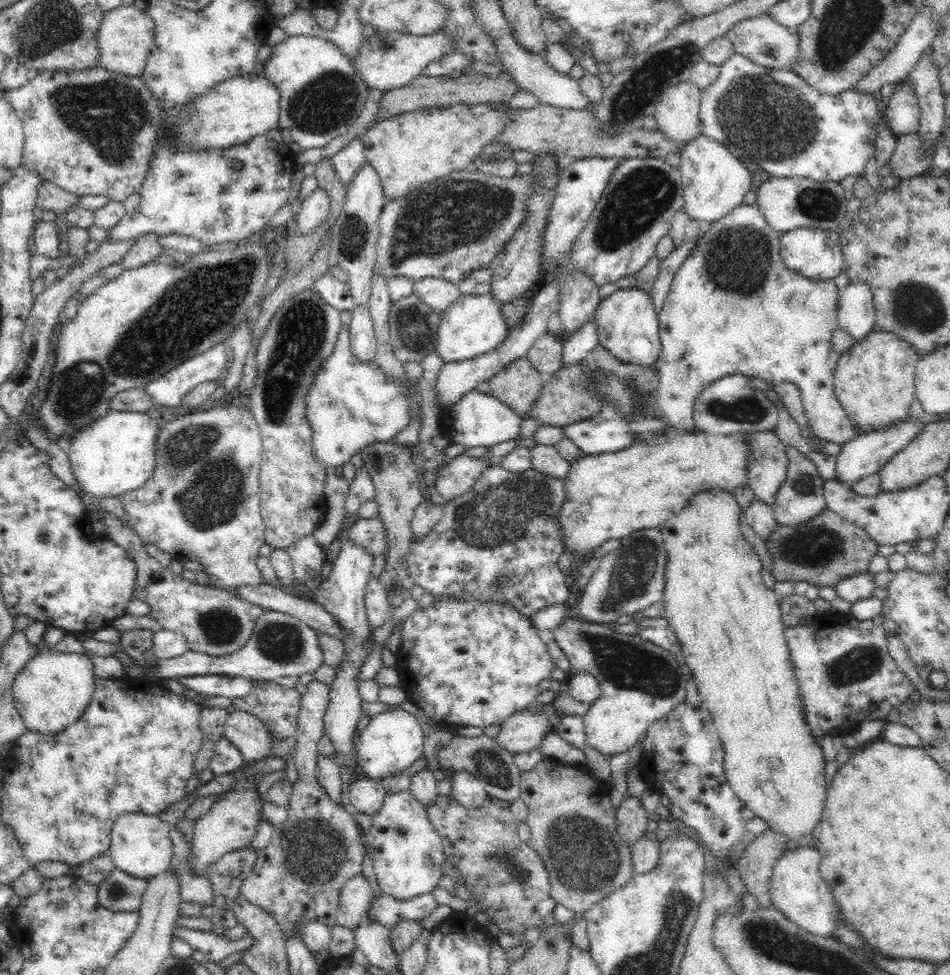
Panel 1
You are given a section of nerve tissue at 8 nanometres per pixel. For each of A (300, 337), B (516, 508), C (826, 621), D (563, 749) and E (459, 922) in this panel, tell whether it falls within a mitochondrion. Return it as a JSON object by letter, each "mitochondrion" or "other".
{"A":"mitochondrion","B":"mitochondrion","C":"other","D":"other","E":"other"}

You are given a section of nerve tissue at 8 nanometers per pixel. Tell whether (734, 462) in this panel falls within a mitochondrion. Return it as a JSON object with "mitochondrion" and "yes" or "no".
{"mitochondrion":"no"}

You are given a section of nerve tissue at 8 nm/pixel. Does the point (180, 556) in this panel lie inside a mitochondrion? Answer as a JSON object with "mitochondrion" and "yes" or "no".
{"mitochondrion":"no"}

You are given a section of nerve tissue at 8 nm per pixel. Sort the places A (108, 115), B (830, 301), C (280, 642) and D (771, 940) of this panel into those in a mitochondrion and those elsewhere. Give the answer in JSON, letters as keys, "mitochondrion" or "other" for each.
{"A":"mitochondrion","B":"other","C":"mitochondrion","D":"mitochondrion"}

